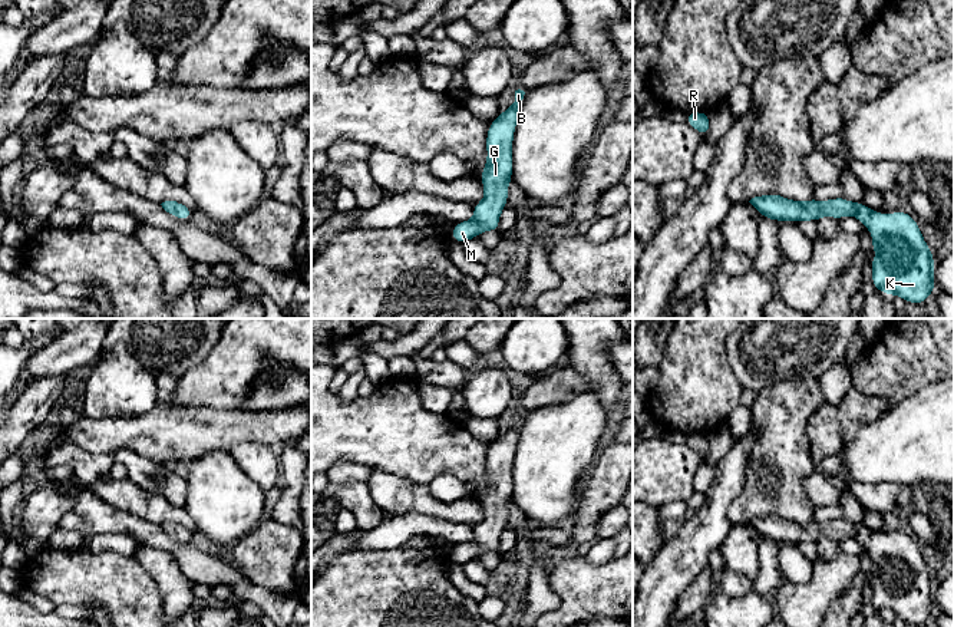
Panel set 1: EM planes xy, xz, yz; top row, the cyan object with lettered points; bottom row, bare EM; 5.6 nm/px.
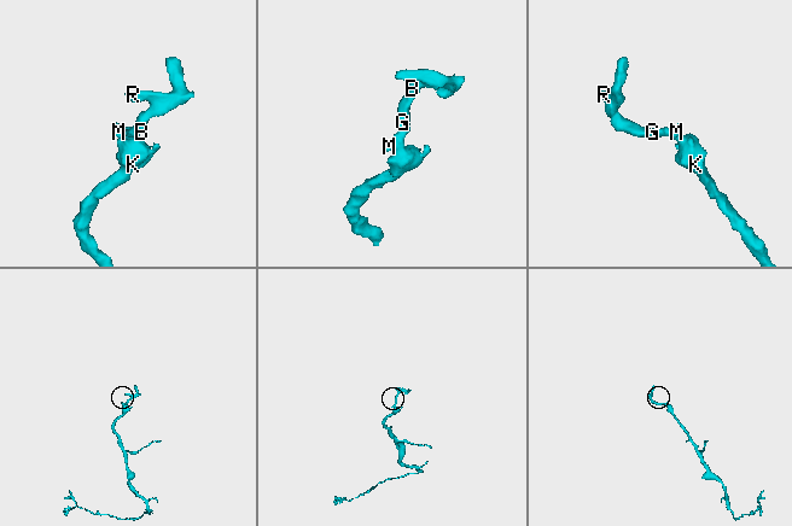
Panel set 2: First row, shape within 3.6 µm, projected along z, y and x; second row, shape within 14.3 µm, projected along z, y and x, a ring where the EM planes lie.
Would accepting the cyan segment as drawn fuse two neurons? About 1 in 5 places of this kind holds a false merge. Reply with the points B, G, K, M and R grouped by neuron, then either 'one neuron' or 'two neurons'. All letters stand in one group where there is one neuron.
groups B G K M R; one neuron

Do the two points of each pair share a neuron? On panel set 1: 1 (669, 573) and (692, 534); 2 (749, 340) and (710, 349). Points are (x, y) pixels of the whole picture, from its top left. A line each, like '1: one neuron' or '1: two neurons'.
1: one neuron
2: two neurons

